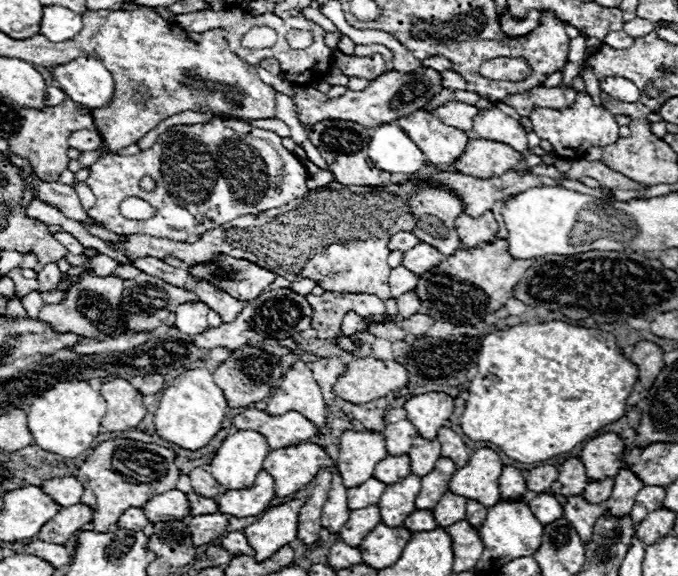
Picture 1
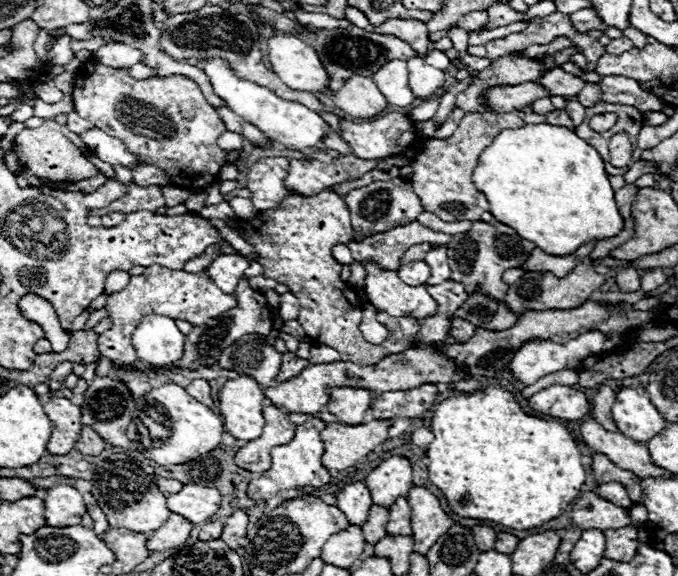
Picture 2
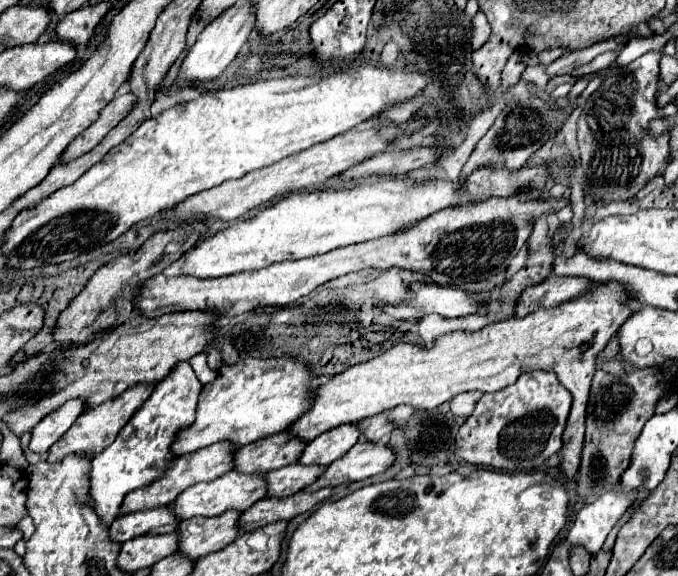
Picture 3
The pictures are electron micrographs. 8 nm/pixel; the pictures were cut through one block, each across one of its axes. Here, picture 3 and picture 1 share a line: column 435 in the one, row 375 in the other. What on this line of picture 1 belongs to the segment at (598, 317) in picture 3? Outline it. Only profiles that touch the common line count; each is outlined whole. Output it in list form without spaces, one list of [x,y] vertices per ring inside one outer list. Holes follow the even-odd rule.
[[[374,358],[352,360],[348,364],[348,372],[338,378],[334,386],[334,394],[352,404],[368,404],[372,400],[388,396],[392,390],[398,390],[406,384],[408,384],[408,370],[394,360],[374,360]]]

